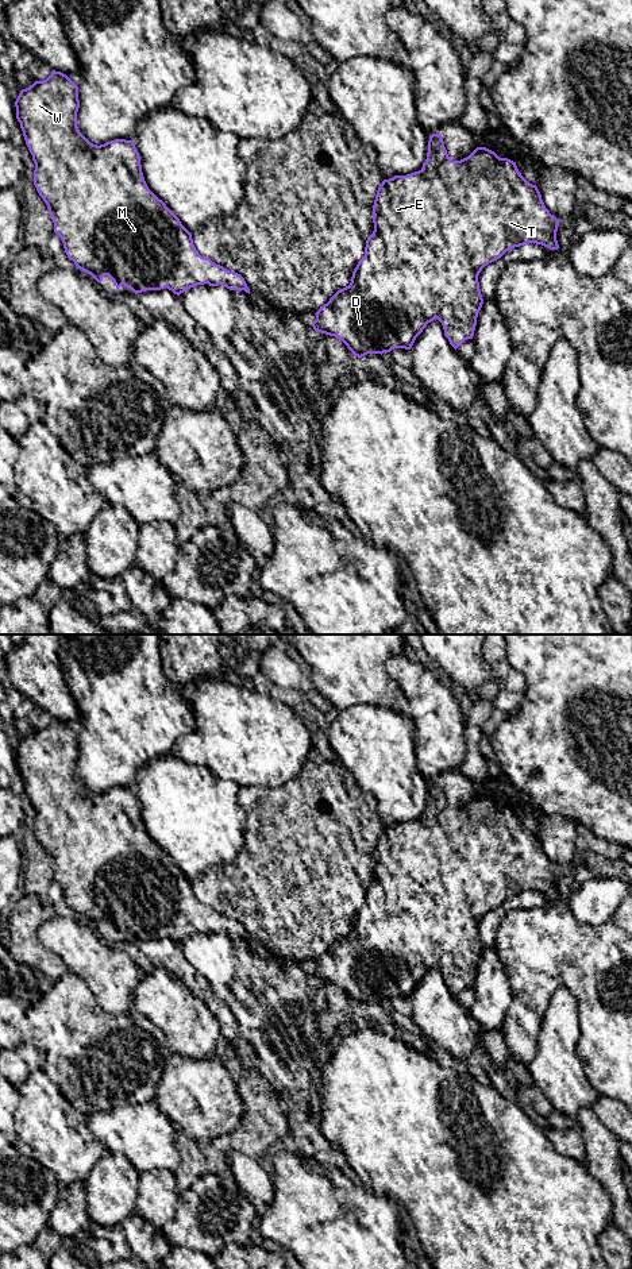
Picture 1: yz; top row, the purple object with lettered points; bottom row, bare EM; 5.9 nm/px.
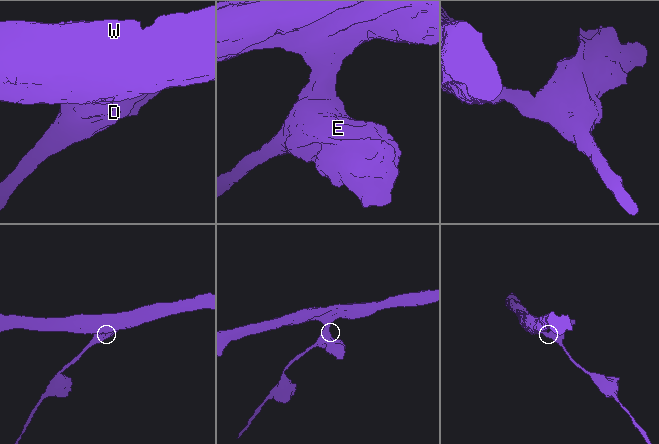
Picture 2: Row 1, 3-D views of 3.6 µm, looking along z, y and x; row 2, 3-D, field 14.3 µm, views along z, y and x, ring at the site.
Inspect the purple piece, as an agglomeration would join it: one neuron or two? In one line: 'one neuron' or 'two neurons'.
one neuron

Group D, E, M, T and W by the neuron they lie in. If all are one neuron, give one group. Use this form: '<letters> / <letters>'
D E M T W

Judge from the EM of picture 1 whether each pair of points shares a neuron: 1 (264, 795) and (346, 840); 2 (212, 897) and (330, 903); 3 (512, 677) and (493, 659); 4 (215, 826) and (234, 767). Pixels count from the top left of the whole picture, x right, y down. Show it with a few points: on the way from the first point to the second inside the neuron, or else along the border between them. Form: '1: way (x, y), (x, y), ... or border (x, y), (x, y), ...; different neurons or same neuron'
1: way (284, 816), (308, 840), (326, 840); same neuron
2: way (242, 895), (300, 897); same neuron
3: way (508, 674), (497, 663); same neuron
4: border (200, 767), (223, 779), (230, 779), (238, 787); different neurons

